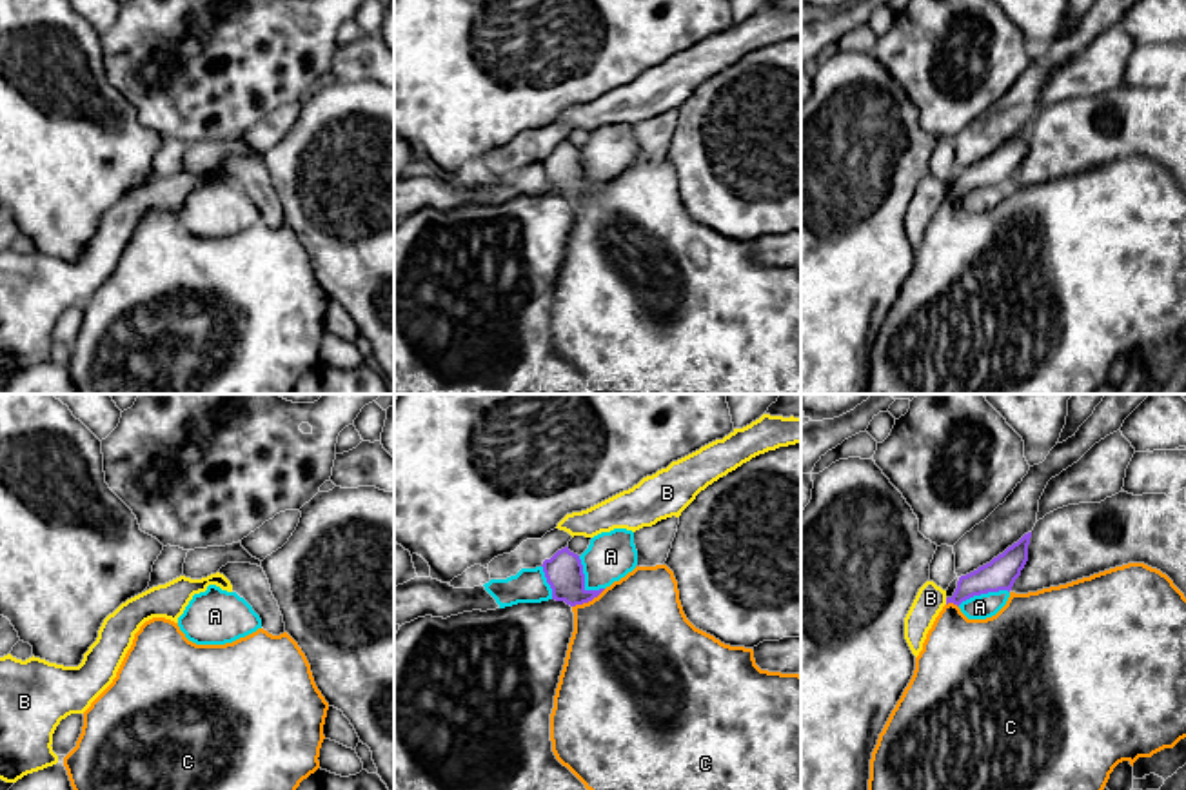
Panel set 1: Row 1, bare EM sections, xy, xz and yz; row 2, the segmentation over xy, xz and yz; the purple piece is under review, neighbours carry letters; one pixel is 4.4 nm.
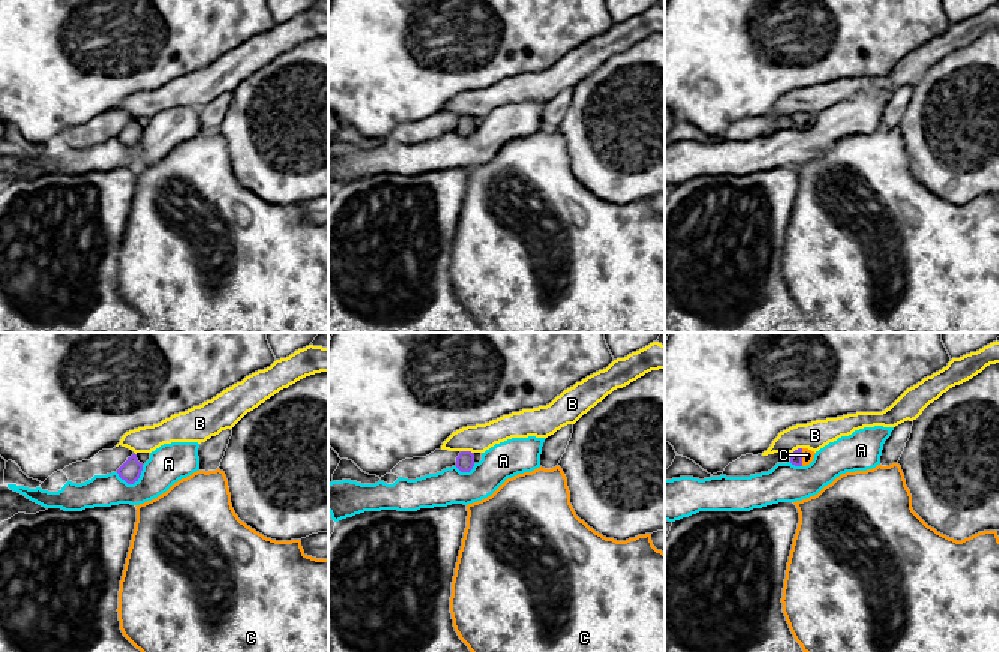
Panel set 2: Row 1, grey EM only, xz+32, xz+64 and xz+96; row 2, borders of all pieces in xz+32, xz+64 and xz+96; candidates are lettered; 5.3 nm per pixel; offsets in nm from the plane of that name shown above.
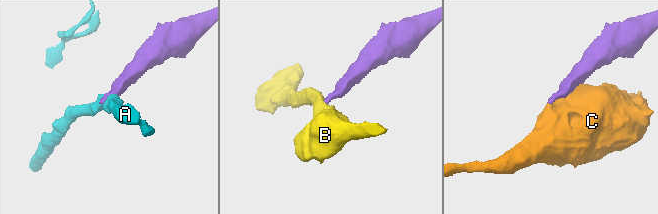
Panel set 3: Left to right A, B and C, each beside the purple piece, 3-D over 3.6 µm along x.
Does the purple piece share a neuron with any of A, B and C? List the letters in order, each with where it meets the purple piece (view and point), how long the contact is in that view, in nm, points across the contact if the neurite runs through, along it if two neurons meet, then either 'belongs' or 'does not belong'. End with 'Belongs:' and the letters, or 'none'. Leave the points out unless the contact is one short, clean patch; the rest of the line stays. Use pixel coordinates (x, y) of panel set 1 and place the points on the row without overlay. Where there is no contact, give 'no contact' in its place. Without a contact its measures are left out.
A: xz (583, 175) | 190 nm | does not belong
B: yz (947, 195) | 30 nm | along yz (945, 191), (947, 197) | does not belong
C: xz (589, 193) | 170 nm | belongs
Belongs: C

